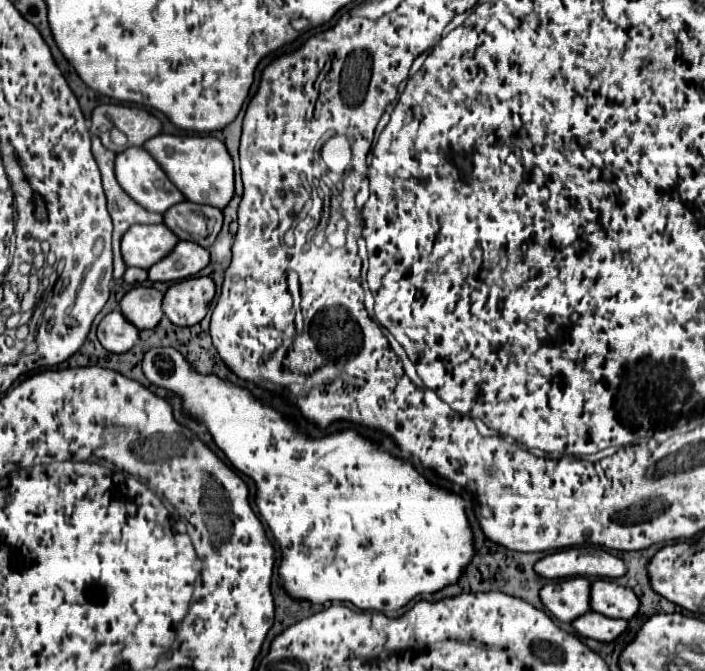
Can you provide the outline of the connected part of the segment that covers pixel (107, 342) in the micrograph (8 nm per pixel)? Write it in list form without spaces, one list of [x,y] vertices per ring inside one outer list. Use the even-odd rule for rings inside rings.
[[[109,312],[97,326],[101,346],[111,354],[125,354],[139,342],[139,330],[119,312]]]

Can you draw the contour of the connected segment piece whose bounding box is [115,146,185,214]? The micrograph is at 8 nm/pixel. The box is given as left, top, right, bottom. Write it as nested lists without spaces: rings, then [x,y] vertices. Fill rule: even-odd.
[[[125,148],[121,154],[117,154],[115,160],[115,176],[121,184],[121,188],[135,200],[139,202],[143,208],[151,210],[151,212],[167,212],[171,206],[179,204],[185,200],[185,196],[181,194],[181,190],[169,180],[169,176],[163,172],[163,168],[155,162],[155,158],[145,150],[145,148]]]

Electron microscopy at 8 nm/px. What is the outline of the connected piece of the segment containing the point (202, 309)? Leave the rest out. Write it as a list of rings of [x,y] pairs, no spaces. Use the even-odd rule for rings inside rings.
[[[195,276],[173,284],[165,292],[163,312],[177,326],[201,322],[215,298],[215,282],[209,276]]]

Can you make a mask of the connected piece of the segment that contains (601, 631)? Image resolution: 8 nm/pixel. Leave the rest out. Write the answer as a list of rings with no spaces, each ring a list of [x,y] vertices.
[[[591,612],[591,614],[585,614],[583,618],[577,618],[573,622],[573,628],[587,638],[593,638],[599,642],[613,642],[627,630],[627,622],[607,618],[599,612]]]

